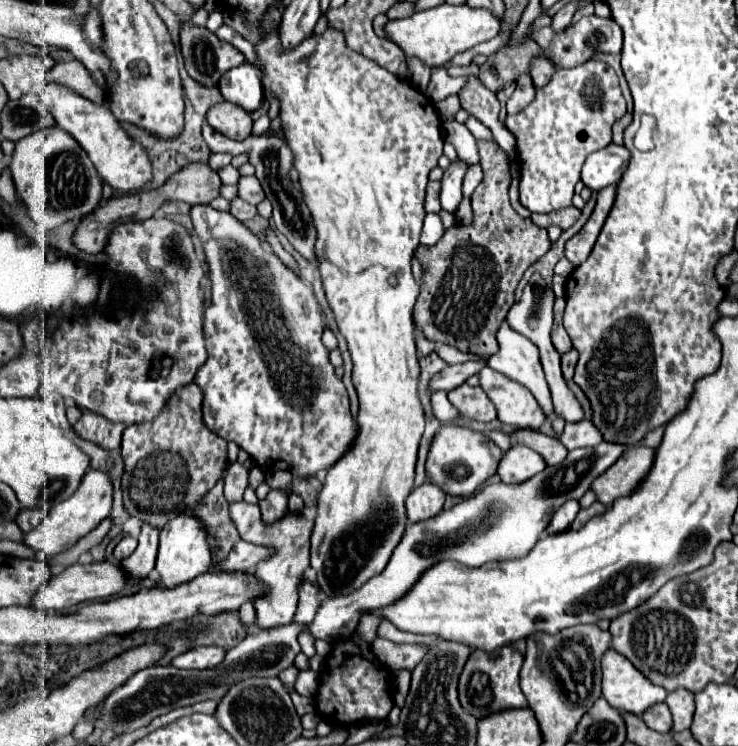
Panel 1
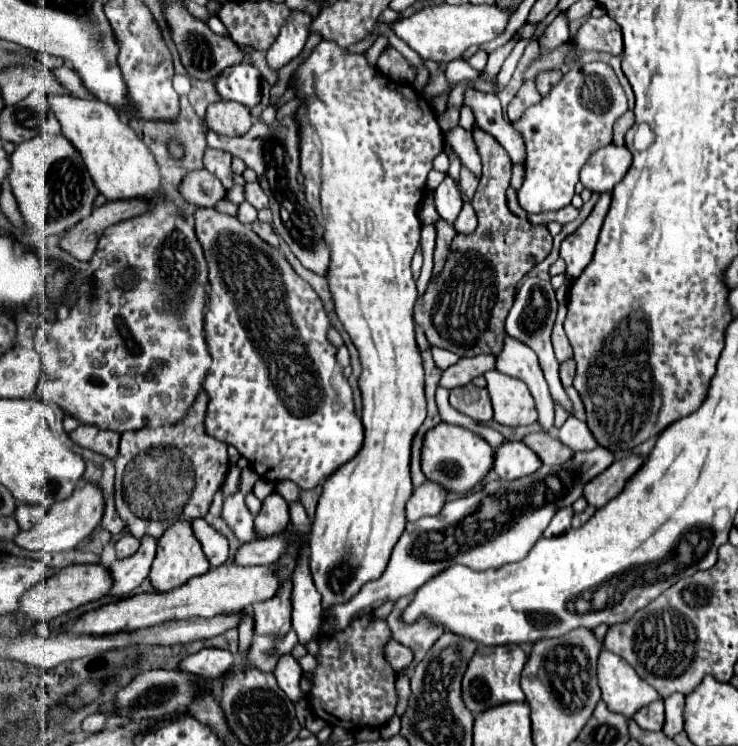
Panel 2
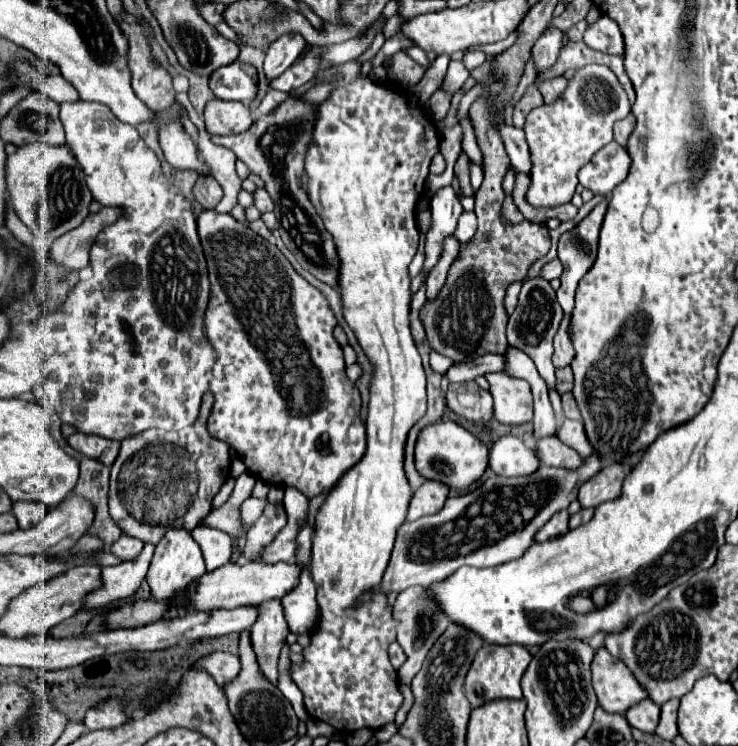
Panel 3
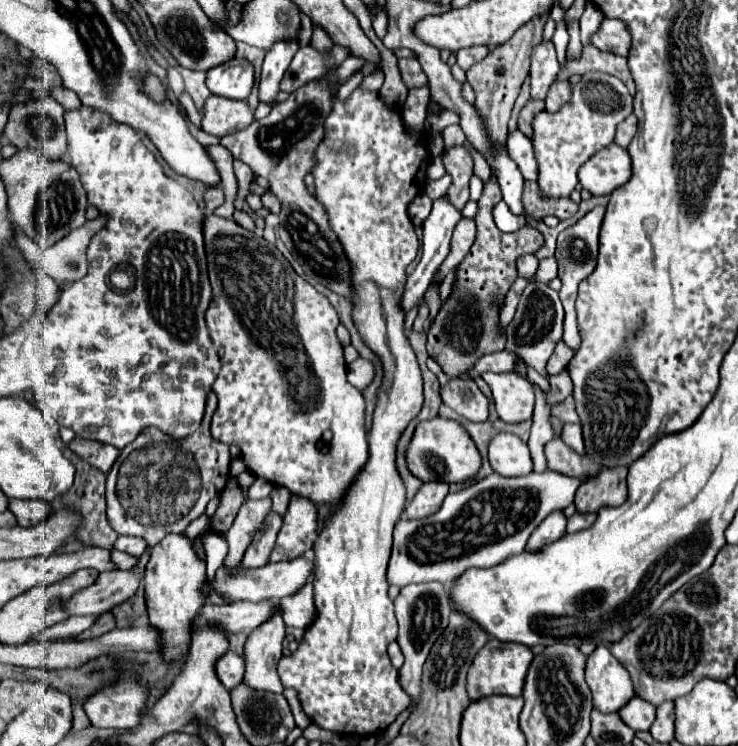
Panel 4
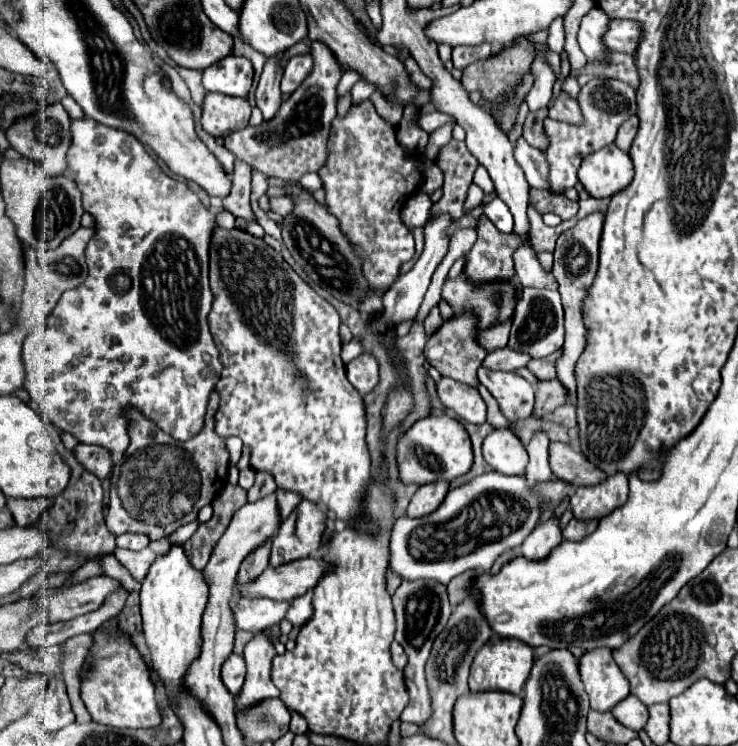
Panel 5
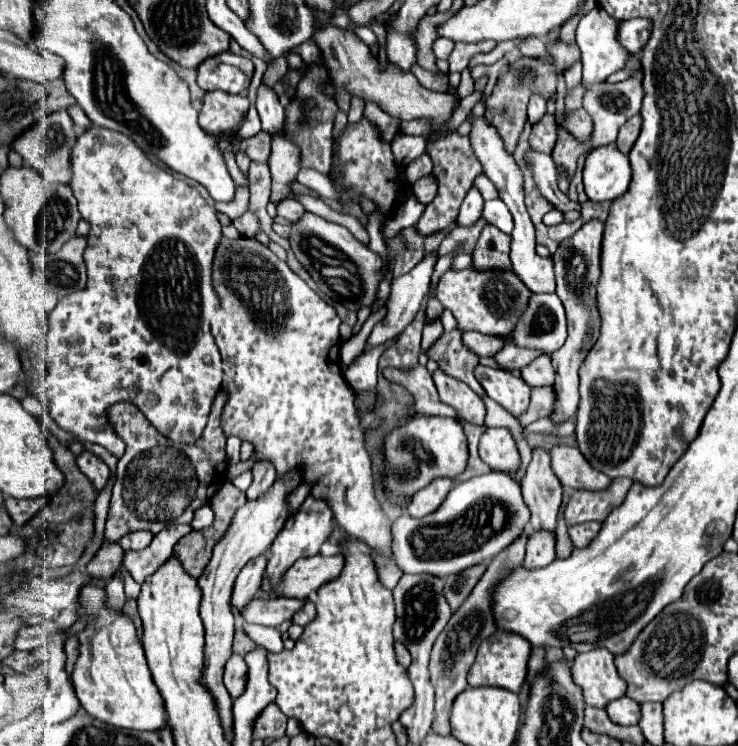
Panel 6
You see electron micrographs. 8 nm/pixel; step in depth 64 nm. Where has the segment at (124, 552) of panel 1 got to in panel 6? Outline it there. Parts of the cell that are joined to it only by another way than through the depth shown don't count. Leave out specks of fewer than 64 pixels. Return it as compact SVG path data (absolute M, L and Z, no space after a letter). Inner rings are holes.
M138 530L138 532L130 532L130 534L122 536L122 538L118 540L118 544L120 544L124 550L144 550L144 548L150 544L152 538L154 538L154 536L152 536L150 532Z

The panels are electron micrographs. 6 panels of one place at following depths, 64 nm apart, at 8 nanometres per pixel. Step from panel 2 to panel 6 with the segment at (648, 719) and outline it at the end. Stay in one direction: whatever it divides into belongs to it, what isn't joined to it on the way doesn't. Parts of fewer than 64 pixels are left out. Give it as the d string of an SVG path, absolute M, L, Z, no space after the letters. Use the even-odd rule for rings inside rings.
M628 696L610 702L606 706L606 712L610 720L620 726L636 726L640 722L640 704Z

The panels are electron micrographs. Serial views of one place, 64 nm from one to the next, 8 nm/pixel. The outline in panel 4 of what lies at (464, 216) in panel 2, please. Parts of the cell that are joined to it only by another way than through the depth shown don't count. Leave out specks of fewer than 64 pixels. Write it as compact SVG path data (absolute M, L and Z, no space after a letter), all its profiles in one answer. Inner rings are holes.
M462 218L456 228L454 228L454 236L452 236L452 248L450 248L450 256L444 260L444 264L440 266L438 274L448 274L450 270L454 270L462 258L466 256L466 252L470 250L472 242L476 236L476 224L474 218Z

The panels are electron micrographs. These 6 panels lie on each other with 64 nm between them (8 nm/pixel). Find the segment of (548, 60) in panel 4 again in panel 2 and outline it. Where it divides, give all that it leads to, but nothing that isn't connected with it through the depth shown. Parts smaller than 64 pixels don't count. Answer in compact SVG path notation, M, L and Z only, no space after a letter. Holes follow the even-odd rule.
M560 12L550 24L548 28L544 30L544 38L538 38L540 46L544 48L556 48L560 46L562 42L566 42L570 38L570 32L568 32L568 18L566 18L566 12Z

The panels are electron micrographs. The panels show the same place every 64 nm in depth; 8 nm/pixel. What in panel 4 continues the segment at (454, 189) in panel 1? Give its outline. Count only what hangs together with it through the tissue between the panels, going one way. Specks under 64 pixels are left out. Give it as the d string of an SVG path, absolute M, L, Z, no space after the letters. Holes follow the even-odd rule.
M444 194L442 198L434 200L432 204L432 212L430 216L426 218L424 222L424 238L422 238L422 260L418 262L416 270L408 276L408 282L406 282L406 288L404 288L404 296L402 296L402 308L404 310L410 310L418 298L424 296L434 272L440 268L440 264L444 262L444 258L448 256L450 252L450 238L452 238L452 232L454 232L454 226L458 224L458 220L462 218L462 212L458 208L452 208L452 204L448 204L448 196Z

